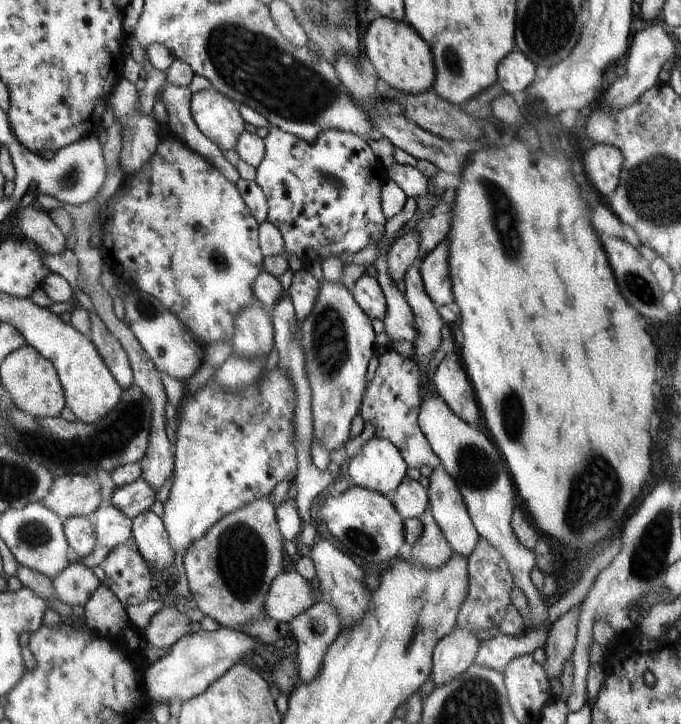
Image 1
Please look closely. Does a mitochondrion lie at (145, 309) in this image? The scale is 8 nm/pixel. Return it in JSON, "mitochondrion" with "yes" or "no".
{"mitochondrion":"yes"}

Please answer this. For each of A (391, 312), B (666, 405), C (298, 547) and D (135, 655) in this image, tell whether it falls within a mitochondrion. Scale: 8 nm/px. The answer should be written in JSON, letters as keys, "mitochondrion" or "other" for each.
{"A":"other","B":"other","C":"other","D":"other"}

